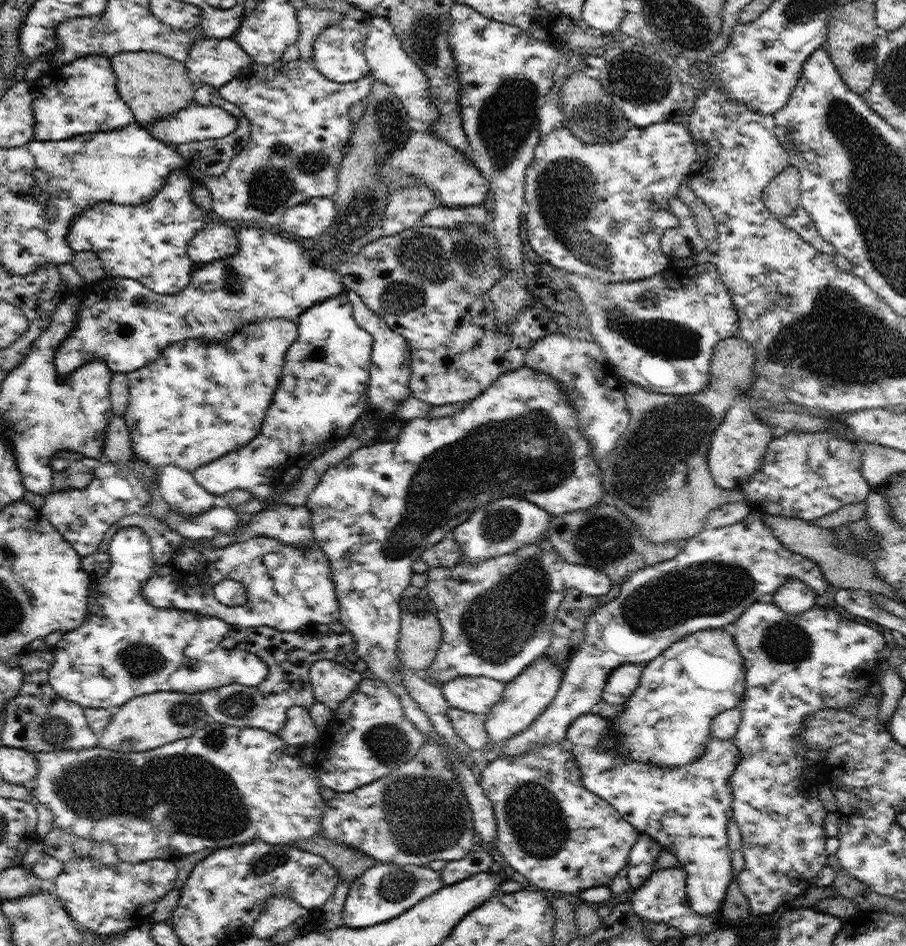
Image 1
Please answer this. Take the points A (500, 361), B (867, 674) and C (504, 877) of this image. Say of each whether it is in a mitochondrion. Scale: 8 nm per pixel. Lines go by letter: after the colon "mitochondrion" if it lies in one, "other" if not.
A: other
B: other
C: other

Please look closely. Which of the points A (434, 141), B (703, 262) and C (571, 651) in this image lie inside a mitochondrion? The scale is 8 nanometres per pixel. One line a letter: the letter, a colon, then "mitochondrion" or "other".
A: other
B: other
C: other

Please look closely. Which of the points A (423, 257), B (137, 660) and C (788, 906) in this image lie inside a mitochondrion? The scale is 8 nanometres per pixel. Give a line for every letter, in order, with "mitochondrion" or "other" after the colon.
A: mitochondrion
B: mitochondrion
C: other

